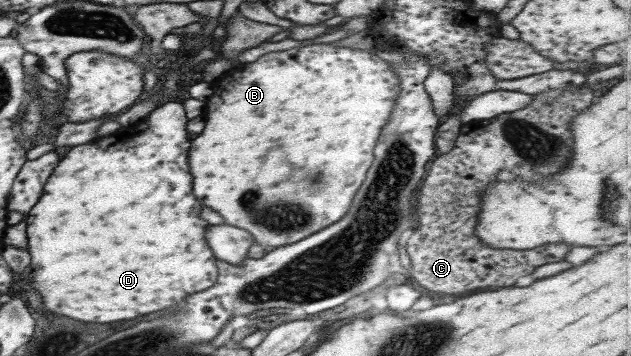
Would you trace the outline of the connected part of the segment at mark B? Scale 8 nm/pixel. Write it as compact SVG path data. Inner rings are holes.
M318 43L265 53L241 70L214 80L210 86L213 94L207 98L205 128L187 150L193 196L199 204L219 212L225 224L243 228L263 247L293 244L337 222L363 182L379 130L395 106L399 81L390 63L379 59L374 50Z

